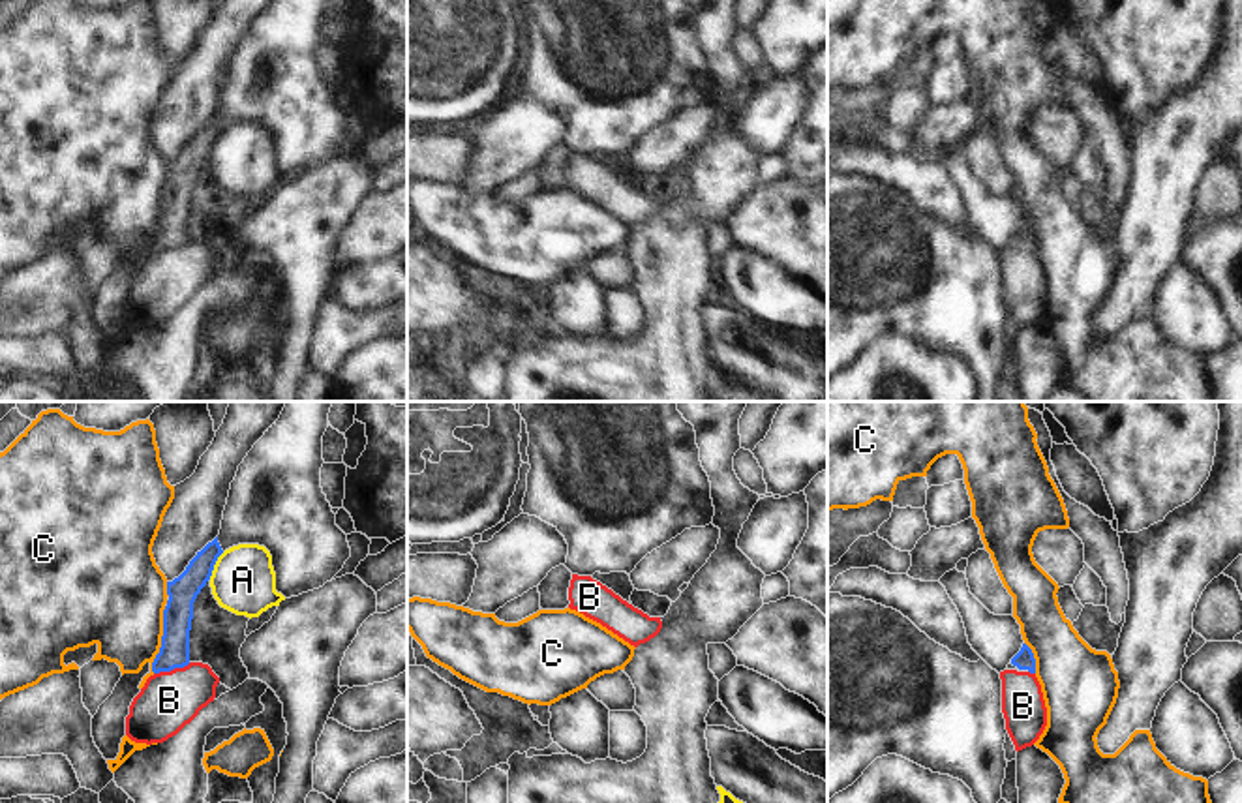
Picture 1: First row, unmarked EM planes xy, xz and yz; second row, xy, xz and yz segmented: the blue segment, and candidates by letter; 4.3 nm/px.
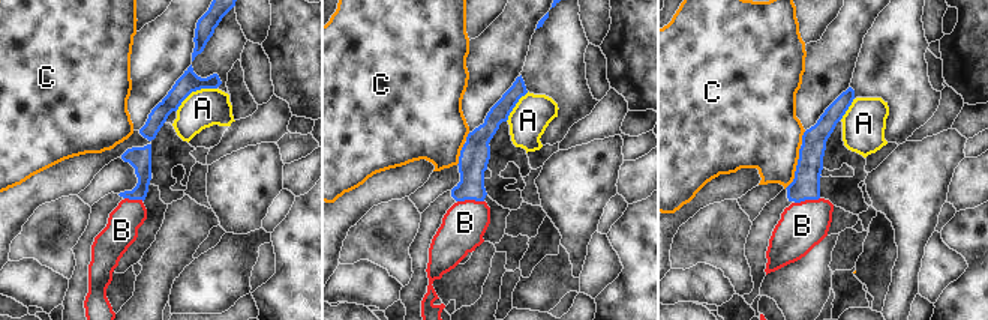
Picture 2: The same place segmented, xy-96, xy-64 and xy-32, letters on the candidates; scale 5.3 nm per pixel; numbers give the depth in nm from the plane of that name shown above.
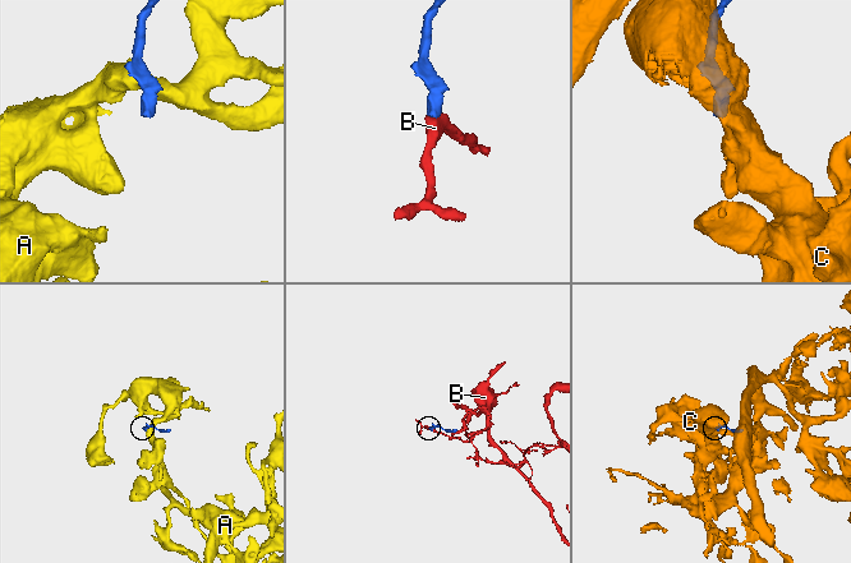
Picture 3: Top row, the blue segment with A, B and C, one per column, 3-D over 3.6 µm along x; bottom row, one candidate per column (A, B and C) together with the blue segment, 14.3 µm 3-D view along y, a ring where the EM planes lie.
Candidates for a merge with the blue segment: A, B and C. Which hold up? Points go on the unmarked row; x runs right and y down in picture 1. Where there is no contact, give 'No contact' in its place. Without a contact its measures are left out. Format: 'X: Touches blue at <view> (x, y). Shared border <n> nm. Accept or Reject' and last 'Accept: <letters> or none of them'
A: Touches blue at xy (214, 143). Shared border 140 nm. Reject
B: Touches blue at xy (171, 248). Shared border 170 nm. Reject
C: Touches blue at xy (162, 220). Shared border 300 nm. Reject
Accept: none of them.

